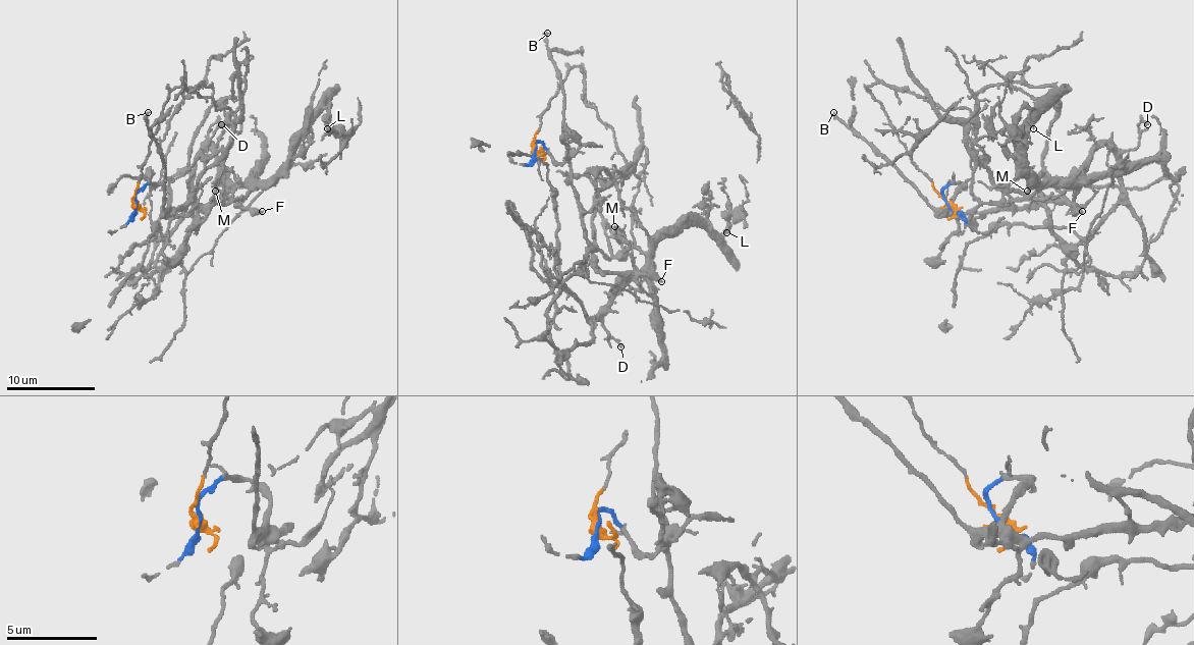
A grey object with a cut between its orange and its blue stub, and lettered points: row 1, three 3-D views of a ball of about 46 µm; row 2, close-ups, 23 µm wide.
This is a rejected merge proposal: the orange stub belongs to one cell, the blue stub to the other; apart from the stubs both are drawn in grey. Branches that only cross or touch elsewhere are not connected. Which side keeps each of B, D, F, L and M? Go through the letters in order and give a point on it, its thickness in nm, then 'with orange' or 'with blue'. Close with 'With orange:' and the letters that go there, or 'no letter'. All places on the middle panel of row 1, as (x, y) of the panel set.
B: (547, 33) | 280 nm | with blue
D: (620, 346) | 160 nm | with blue
F: (661, 281) | 420 nm | with blue
L: (726, 232) | 170 nm | with blue
M: (614, 226) | 180 nm | with blue
With orange: no letter

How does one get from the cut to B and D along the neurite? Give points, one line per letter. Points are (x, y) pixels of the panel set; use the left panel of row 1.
B: (136, 205), (140, 192), (147, 184), (158, 184), (171, 196), (164, 207), (162, 149), (153, 138), (149, 111)
D: (136, 205), (147, 184), (171, 196), (171, 212), (209, 205), (222, 165), (204, 152), (222, 124)

